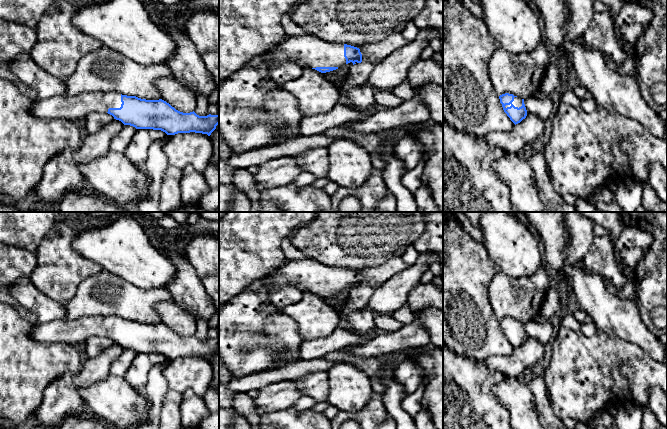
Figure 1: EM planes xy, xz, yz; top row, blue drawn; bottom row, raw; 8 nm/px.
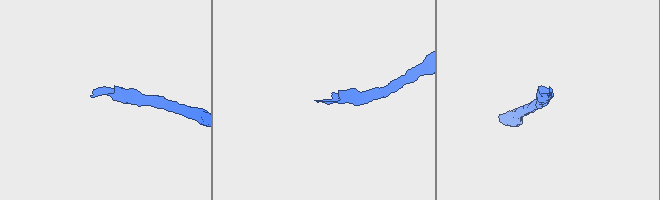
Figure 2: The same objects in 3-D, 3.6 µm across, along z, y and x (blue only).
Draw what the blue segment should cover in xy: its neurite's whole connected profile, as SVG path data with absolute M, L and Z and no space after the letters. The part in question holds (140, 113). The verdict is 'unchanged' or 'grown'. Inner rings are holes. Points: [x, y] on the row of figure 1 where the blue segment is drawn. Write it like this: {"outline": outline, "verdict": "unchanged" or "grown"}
{"outline": "M116 91L38 98L32 104L31 112L42 119L78 122L82 122L91 112L108 113L124 125L161 130L167 135L195 132L210 136L219 124L219 115L199 116L194 111L183 113L162 99L146 100Z", "verdict": "grown"}

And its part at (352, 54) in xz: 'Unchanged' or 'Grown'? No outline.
Grown

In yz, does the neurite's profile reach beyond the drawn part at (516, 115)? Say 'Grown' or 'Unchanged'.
Grown

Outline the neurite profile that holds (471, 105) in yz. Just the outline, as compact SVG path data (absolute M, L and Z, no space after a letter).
M443 0L443 119L458 131L484 137L491 132L511 131L515 124L504 112L499 94L494 90L486 64L500 47L483 21L474 16L461 0Z

